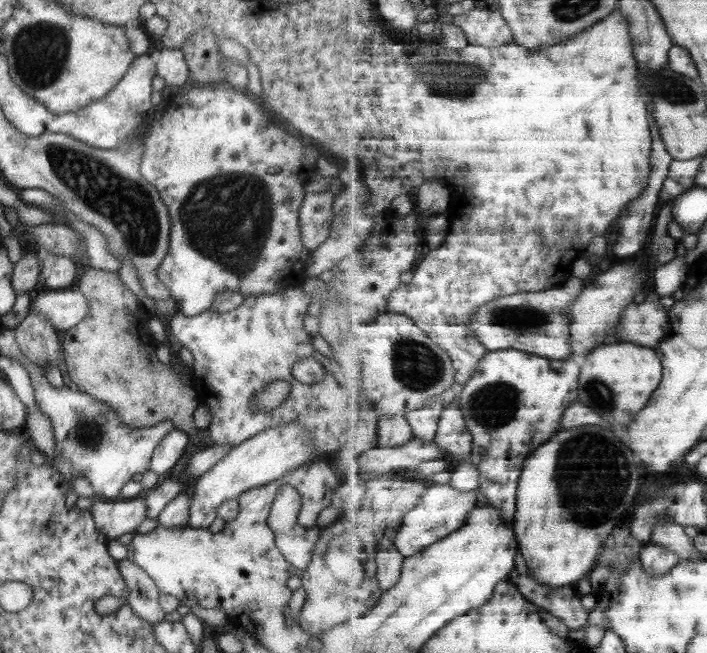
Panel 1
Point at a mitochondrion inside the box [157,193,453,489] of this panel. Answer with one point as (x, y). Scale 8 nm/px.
(416, 366)

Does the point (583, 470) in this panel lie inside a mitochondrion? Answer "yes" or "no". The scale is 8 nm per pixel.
yes

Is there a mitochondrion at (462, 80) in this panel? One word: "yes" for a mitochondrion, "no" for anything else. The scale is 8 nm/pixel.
yes

